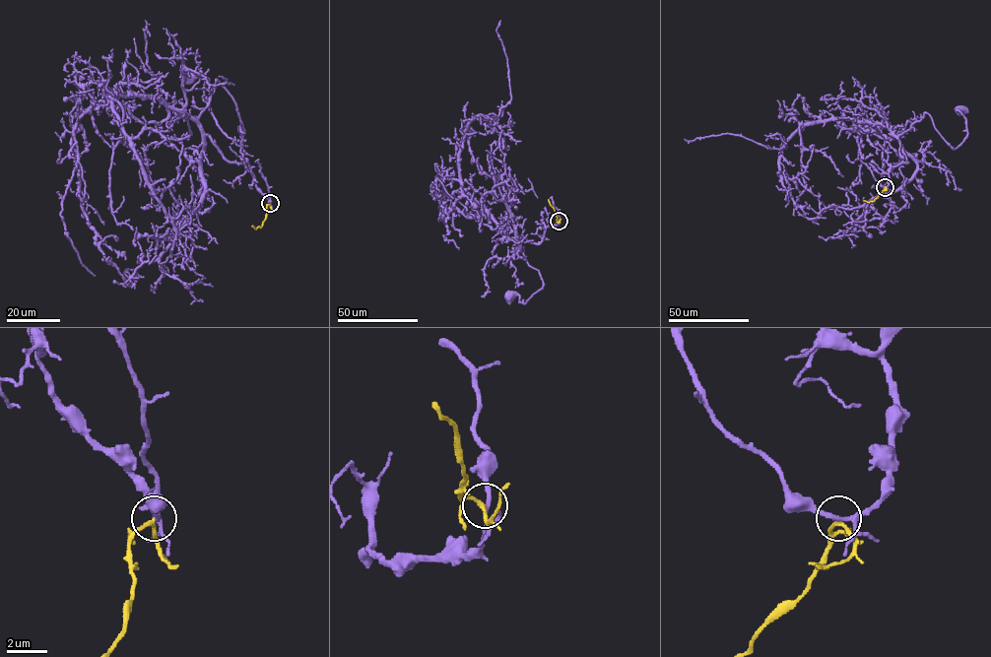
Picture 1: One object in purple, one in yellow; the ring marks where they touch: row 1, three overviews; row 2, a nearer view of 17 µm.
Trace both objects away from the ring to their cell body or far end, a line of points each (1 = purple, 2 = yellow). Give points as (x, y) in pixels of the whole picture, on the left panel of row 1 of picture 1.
1: (270, 203), (198, 119), (216, 81), (232, 98), (238, 140), (219, 127), (204, 78), (184, 76)
2: (270, 203), (262, 227), (251, 226)

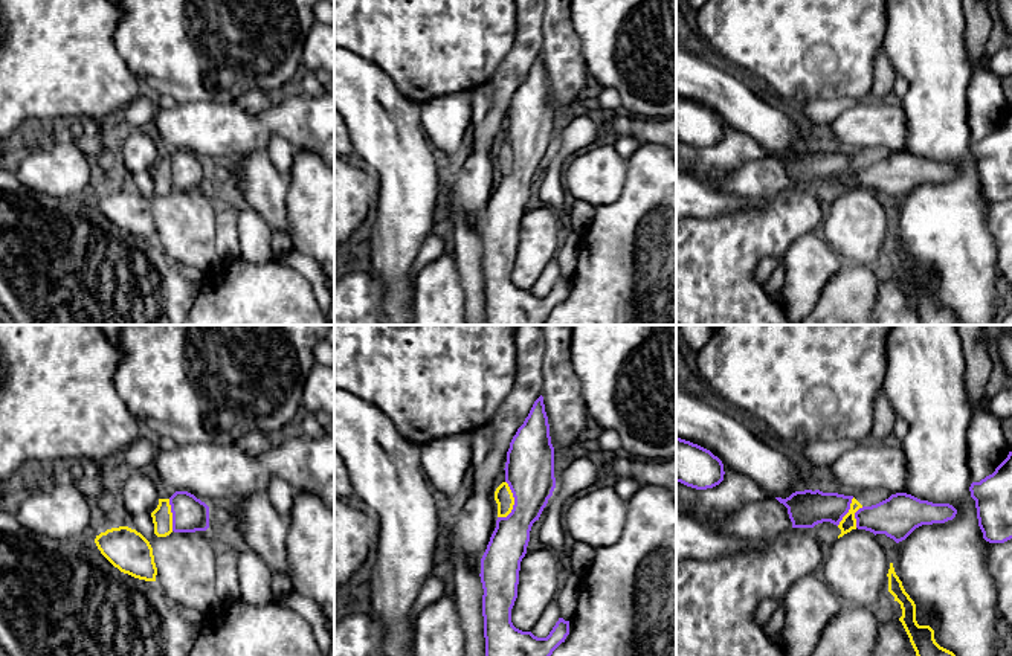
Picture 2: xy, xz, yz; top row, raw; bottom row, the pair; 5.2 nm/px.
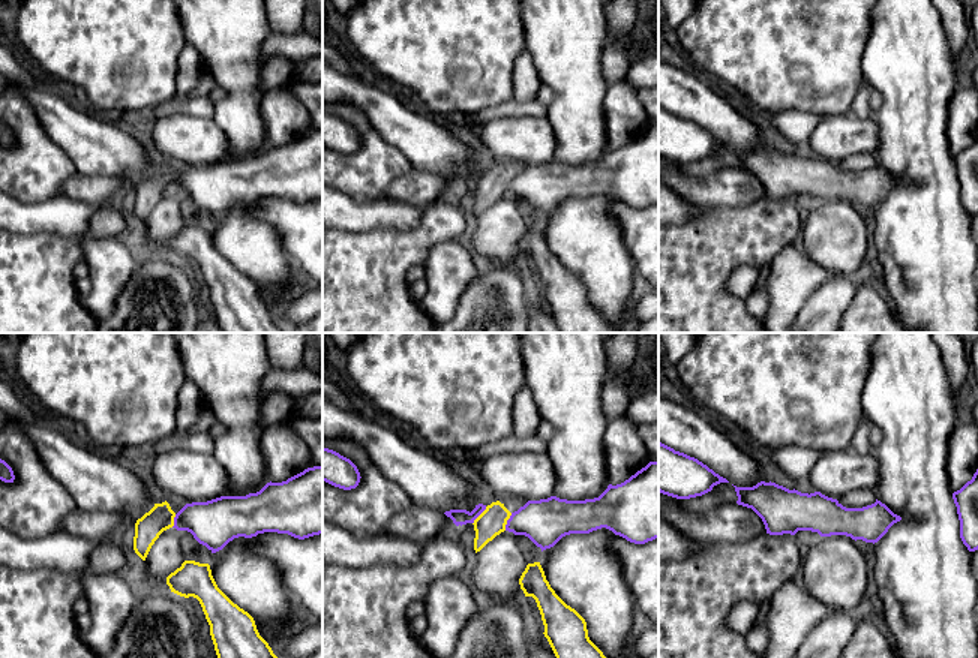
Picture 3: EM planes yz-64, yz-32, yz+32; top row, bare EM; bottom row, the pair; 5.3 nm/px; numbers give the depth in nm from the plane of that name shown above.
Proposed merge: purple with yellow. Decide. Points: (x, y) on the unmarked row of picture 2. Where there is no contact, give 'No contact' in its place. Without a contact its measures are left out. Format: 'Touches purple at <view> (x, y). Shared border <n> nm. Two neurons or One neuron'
Touches purple at xz (515, 160). Shared border 200 nm. Two neurons

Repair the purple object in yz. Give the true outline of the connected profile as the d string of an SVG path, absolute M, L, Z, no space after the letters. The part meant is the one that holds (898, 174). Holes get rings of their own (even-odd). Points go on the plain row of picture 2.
M896 151L876 163L859 166L855 177L858 188L870 189L875 194L885 192L899 201L916 186L945 182L956 172L957 168L949 162L933 162L907 151Z

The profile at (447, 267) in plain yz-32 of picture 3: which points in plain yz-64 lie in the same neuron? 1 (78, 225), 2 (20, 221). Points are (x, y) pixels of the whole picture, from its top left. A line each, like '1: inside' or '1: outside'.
1: inside
2: inside

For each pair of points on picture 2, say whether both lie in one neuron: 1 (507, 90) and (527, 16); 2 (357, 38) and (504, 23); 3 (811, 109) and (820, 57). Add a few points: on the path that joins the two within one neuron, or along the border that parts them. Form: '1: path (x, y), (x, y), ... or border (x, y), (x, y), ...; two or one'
1: path (512, 72), (525, 49), (527, 34); one
2: path (394, 23), (467, 23); one
3: border (847, 96), (808, 99), (800, 106); two

